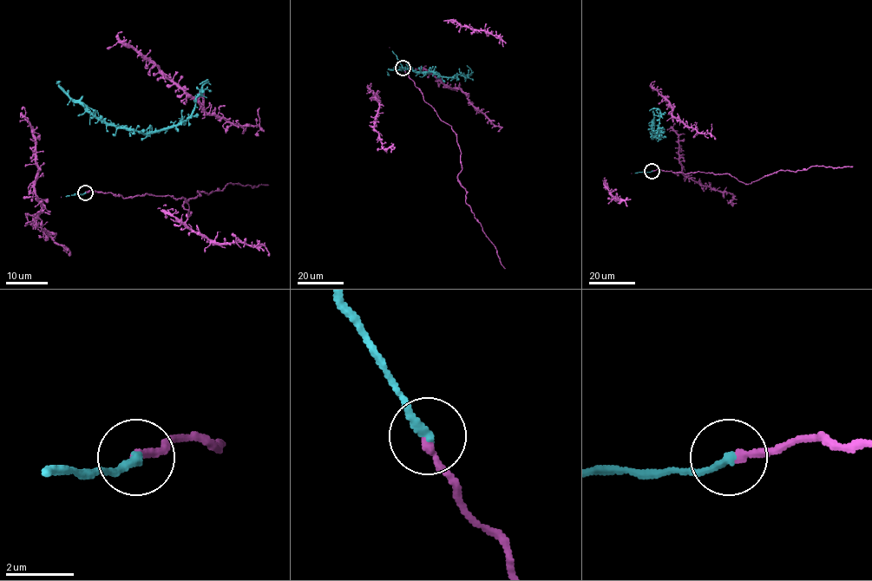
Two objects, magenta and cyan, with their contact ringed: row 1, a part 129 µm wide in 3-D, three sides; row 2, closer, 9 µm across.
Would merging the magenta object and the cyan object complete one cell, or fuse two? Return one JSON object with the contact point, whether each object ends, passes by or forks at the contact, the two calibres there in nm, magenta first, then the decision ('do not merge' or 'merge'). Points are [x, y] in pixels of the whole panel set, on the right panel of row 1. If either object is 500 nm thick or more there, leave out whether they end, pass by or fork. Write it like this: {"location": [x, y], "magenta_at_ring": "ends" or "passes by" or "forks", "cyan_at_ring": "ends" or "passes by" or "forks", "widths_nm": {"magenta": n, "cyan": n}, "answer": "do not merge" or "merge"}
{"location": [652, 171], "magenta_at_ring": "ends", "cyan_at_ring": "ends", "widths_nm": {"magenta": 240, "cyan": 260}, "answer": "merge"}

